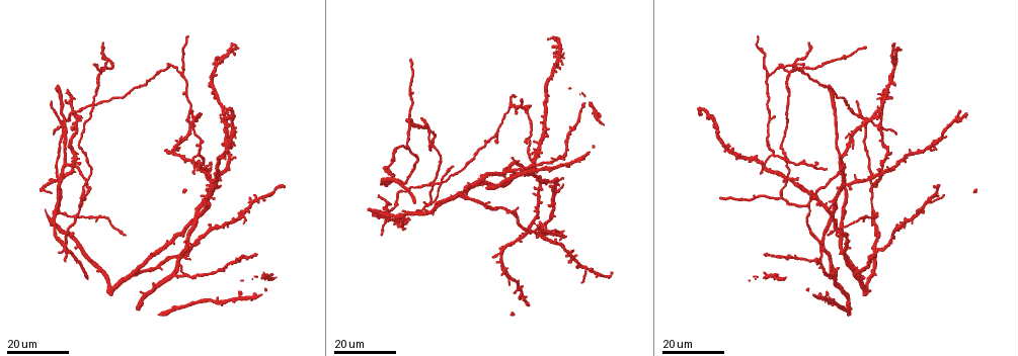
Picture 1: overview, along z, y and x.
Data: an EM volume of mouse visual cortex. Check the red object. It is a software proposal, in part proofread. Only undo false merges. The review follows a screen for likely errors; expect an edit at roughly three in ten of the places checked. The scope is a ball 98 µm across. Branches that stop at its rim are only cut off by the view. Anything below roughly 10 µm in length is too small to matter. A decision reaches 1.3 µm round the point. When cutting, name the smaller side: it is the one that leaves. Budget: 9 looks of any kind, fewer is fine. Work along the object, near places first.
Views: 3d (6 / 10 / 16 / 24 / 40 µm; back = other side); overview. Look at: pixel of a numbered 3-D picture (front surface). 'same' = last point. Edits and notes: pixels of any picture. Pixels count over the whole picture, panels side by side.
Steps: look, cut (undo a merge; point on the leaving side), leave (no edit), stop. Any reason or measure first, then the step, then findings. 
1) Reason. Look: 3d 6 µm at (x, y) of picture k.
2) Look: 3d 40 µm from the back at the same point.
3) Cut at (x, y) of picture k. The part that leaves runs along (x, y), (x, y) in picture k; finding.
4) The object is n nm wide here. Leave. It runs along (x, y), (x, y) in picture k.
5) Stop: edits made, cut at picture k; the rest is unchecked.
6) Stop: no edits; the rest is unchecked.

Branch point. Look: 3d 24 µm at (765, 74) of picture 1.

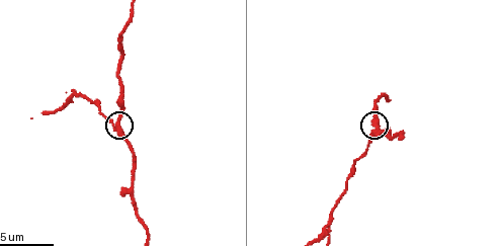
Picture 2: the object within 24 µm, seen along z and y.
Zoom in. Look: 3d 6 µm at (116, 123) of picture 2.

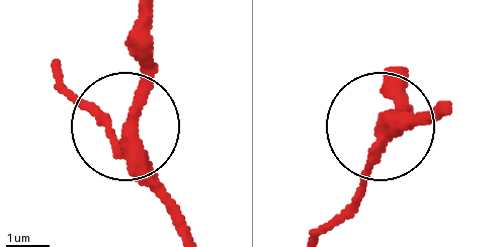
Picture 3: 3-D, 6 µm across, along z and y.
Leave. It runs along (60, 78), (121, 140), (144, 68), (144, 16) in picture 3; one neuron here.

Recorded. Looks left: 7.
Two arms in line, one across. Look: 3d 6 µm at (131, 185) of picture 2.

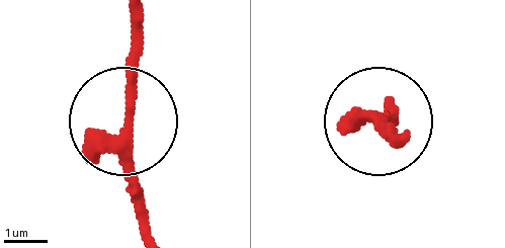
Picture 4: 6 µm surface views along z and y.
Leave. It runs along (129, 18), (129, 181), (139, 232) in picture 4; continuous, no second neuron.

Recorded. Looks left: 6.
Branch point. Look: 3d 16 µm at (779, 197) of picture 1.

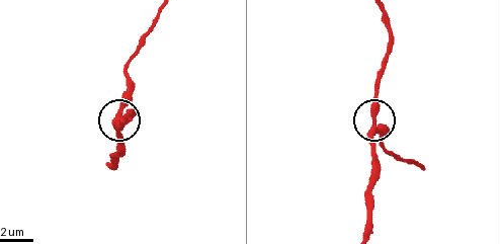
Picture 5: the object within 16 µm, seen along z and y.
Look: 3d 10 µm at (373, 126) of picture 5.

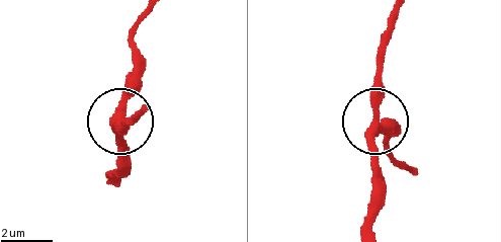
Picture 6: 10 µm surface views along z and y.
Leave. It runs along (367, 232), (376, 179), (376, 58) in picture 6; one neuron here.

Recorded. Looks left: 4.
Branch point. Look: 3d 16 µm at (933, 146) of picture 1.

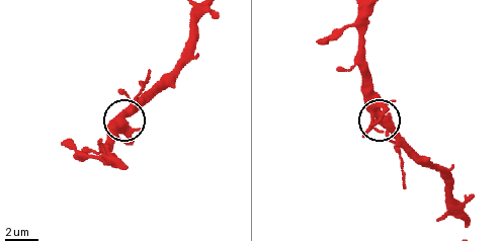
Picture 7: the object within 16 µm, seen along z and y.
Look: 3d 10 µm at (122, 115) of picture 7.

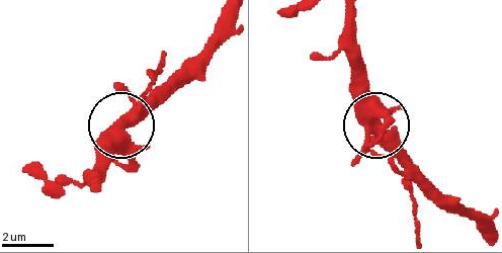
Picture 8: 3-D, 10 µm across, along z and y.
Leave. All the same neuron.

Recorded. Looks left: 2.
Stop: no edits; the rest is unchecked.

